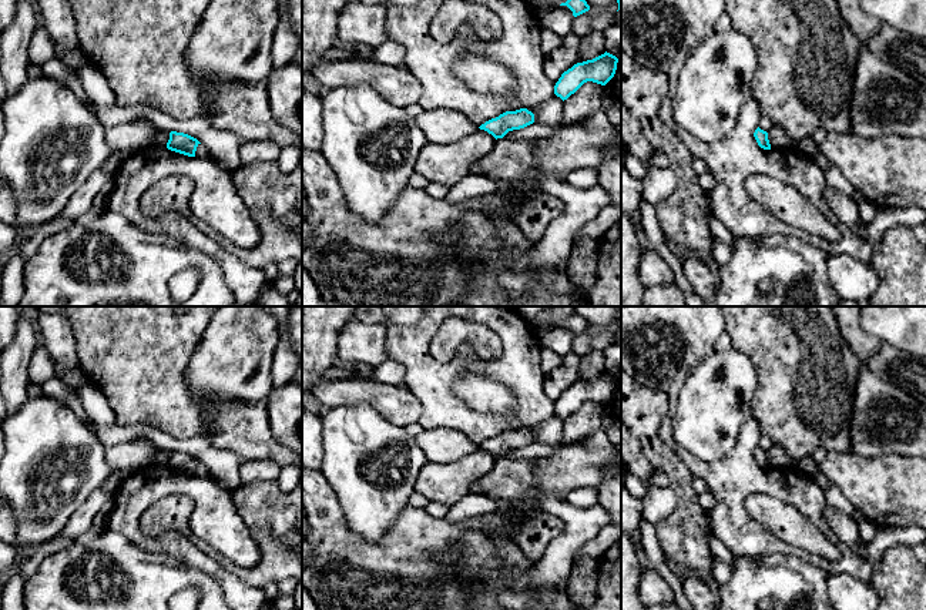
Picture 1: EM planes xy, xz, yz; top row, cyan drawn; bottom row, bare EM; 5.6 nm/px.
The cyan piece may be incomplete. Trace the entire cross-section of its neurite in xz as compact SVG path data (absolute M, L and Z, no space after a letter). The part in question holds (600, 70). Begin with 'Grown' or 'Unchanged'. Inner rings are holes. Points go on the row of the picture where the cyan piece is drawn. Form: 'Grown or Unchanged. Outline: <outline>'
Unchanged. Outline: M605 51L593 60L574 64L561 74L554 86L554 94L564 101L587 81L605 86L614 77L617 63L618 58Z

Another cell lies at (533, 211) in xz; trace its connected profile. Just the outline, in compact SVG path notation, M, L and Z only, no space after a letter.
M503 181L496 185L507 197L514 222L534 242L544 235L551 219L566 211L558 198L543 191L517 192Z

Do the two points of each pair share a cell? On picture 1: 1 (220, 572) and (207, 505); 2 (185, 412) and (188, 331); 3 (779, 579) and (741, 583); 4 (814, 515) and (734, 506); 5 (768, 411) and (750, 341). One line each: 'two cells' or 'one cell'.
1: one cell
2: one cell
3: one cell
4: one cell
5: one cell

